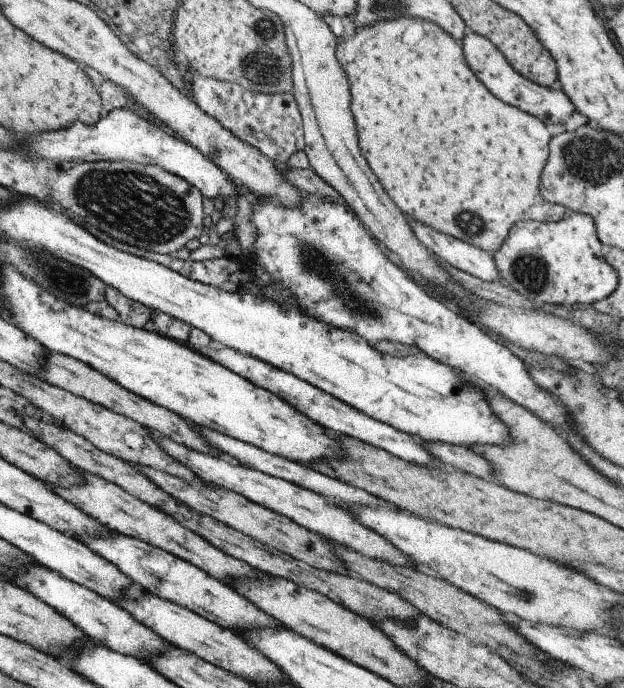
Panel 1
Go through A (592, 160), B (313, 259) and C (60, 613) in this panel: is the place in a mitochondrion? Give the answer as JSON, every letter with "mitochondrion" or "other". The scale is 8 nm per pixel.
{"A":"mitochondrion","B":"mitochondrion","C":"other"}

